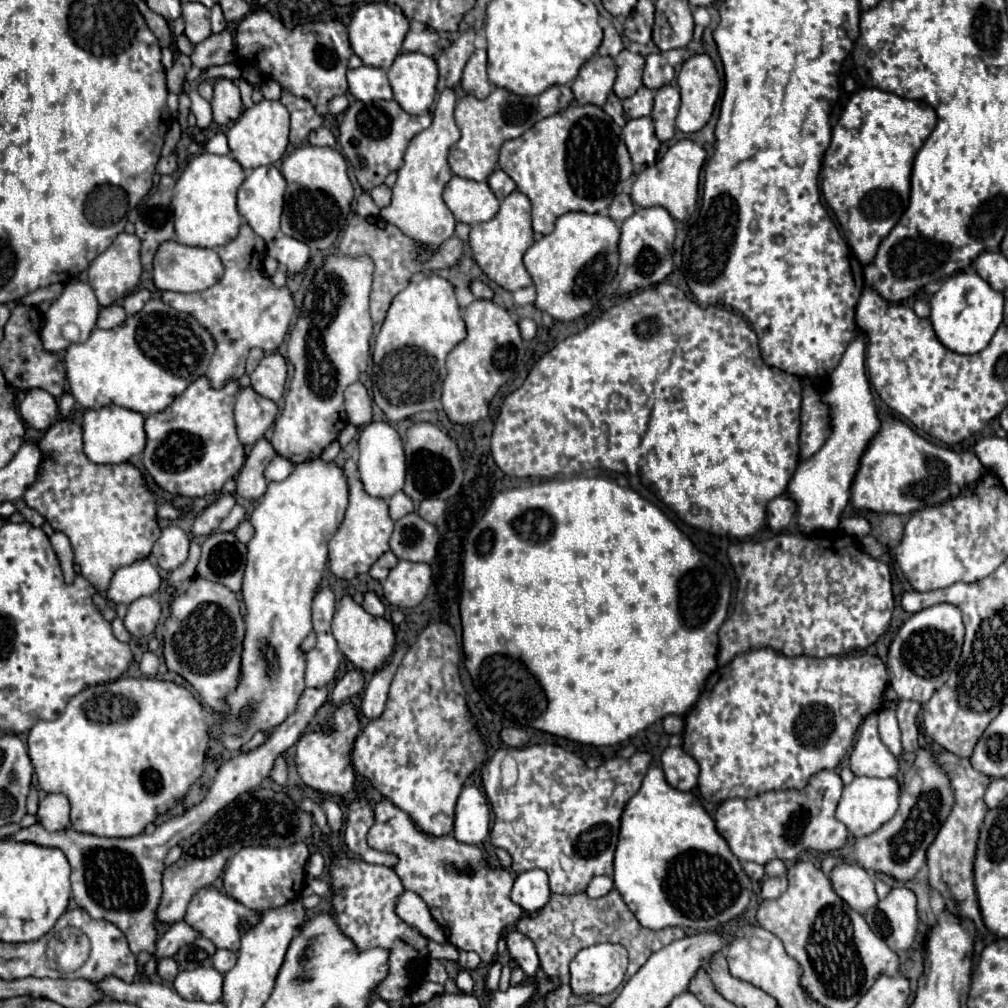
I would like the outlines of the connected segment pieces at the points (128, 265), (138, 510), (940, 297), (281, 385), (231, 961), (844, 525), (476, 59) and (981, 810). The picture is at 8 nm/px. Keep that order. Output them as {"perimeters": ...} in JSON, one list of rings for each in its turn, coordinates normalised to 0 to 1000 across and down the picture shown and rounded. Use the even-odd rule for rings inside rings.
{"perimeters":[[[[120,230],[110,246],[106,246],[106,250],[98,252],[90,264],[86,266],[86,280],[88,284],[92,286],[96,298],[100,304],[110,304],[112,300],[118,300],[122,298],[140,278],[140,270],[142,270],[142,262],[140,262],[140,256],[138,256],[138,248],[140,248],[140,242],[138,242],[138,236],[134,232],[126,232],[126,230]]],[[[72,417],[53,421],[39,438],[47,450],[39,476],[27,484],[25,498],[37,506],[55,528],[63,528],[72,544],[72,556],[80,562],[94,585],[102,591],[110,571],[120,562],[146,554],[160,524],[156,522],[154,496],[140,468],[128,460],[94,460],[80,446],[80,423]]],[[[947,272],[936,280],[936,284],[924,296],[924,312],[922,317],[928,325],[930,335],[949,351],[969,351],[973,349],[987,327],[995,321],[995,292],[985,288],[973,274],[969,272]]],[[[277,349],[263,351],[255,367],[249,371],[249,383],[255,391],[277,399],[283,389],[285,379],[285,359]]],[[[215,942],[213,948],[211,948],[211,960],[217,962],[219,966],[223,966],[223,964],[227,964],[233,958],[233,952],[235,952],[235,948],[231,944]]],[[[840,514],[834,518],[834,526],[846,534],[856,534],[862,530],[862,518],[858,514]]],[[[471,50],[459,67],[457,85],[461,93],[467,93],[471,97],[481,97],[489,89],[489,85],[483,79],[481,65],[483,65],[483,52]]],[[[932,746],[928,748],[928,754],[932,762],[941,770],[943,784],[947,788],[945,802],[939,810],[939,813],[934,817],[928,833],[920,841],[920,859],[922,859],[922,879],[930,883],[936,893],[938,901],[957,913],[963,913],[967,923],[971,927],[977,927],[979,921],[975,917],[975,909],[969,897],[967,887],[967,875],[965,875],[965,855],[967,855],[967,843],[971,833],[971,821],[975,817],[975,812],[979,808],[979,800],[975,796],[975,788],[981,780],[981,772],[973,766],[969,766],[959,752],[951,752],[943,746]]]]}

